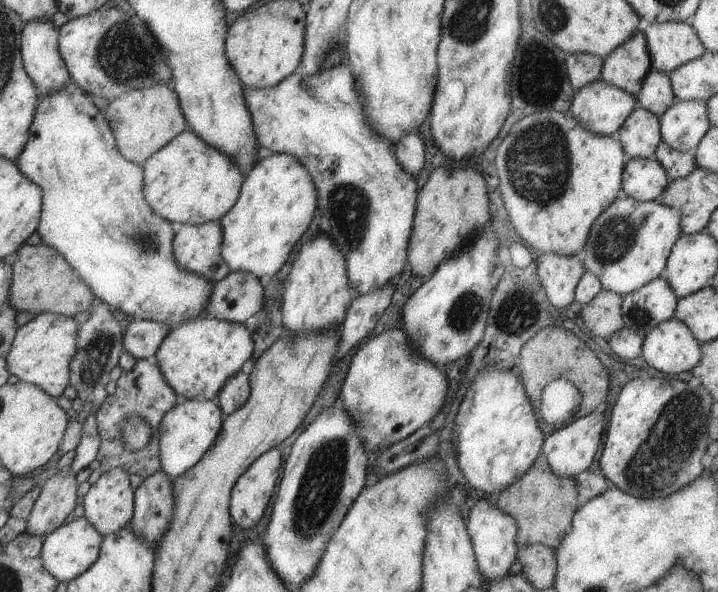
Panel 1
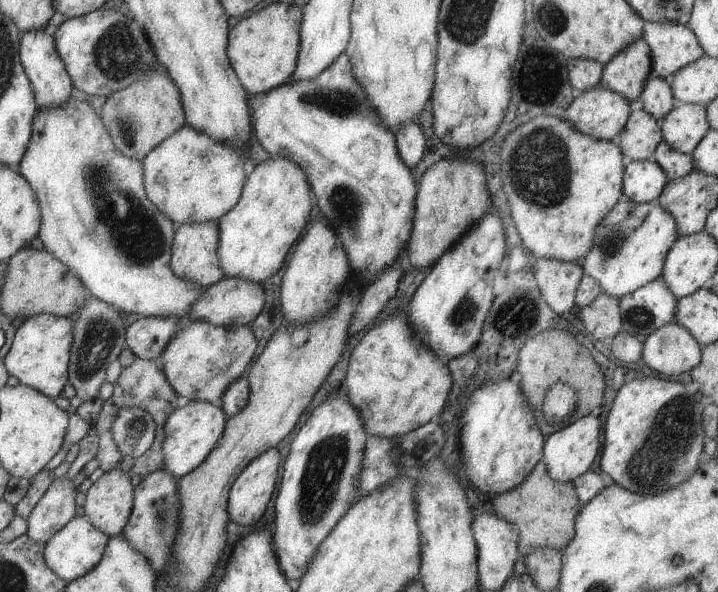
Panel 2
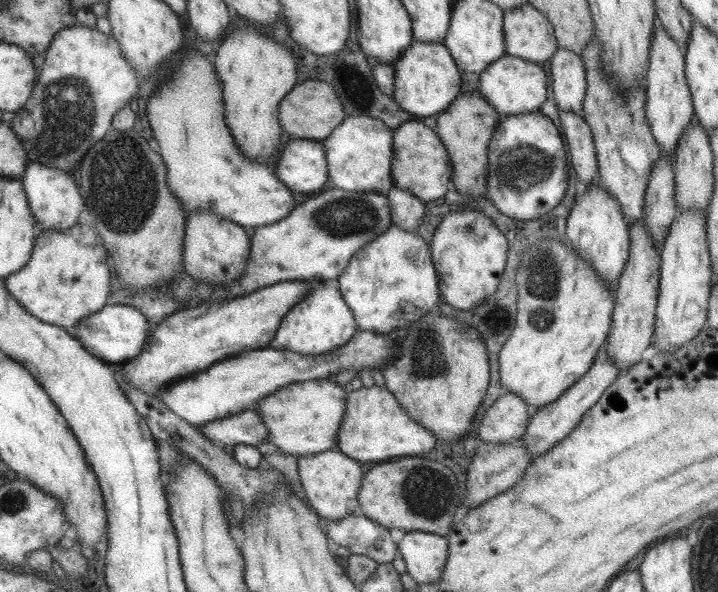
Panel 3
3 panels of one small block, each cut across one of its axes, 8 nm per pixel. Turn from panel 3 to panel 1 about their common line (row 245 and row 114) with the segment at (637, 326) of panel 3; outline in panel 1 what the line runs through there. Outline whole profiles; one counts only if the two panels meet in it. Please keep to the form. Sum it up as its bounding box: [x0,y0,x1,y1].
[616,107,662,159]

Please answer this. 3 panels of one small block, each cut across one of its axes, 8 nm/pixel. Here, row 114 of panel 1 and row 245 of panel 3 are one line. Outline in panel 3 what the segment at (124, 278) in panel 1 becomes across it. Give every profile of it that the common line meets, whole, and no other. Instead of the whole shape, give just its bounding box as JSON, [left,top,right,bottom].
[4,223,110,329]

